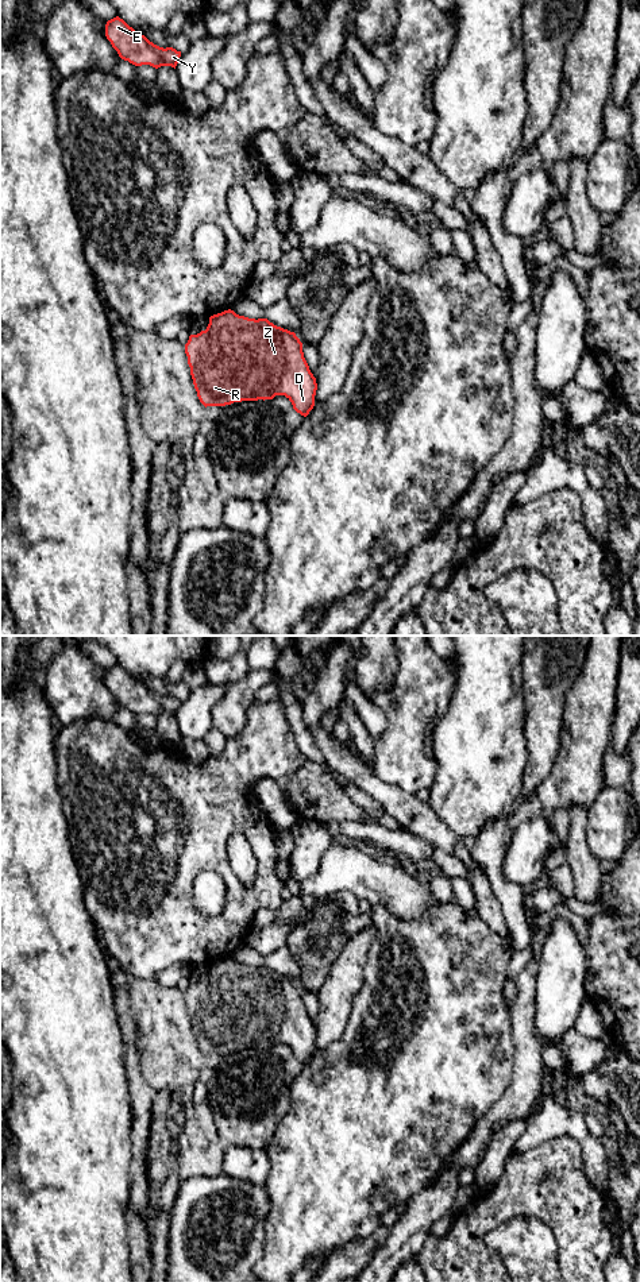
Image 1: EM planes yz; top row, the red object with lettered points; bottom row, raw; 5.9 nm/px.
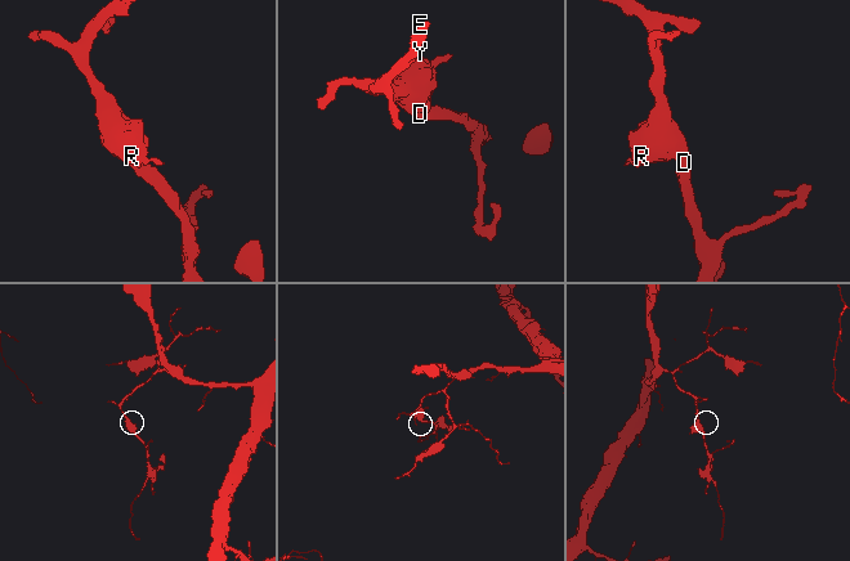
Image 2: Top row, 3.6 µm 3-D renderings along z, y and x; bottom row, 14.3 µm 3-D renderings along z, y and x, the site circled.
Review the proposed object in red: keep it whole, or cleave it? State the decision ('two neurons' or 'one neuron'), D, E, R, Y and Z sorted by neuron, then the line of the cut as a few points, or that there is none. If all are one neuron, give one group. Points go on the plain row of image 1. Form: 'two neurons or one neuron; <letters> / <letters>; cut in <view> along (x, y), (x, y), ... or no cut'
one neuron; D E R Y Z; no cut

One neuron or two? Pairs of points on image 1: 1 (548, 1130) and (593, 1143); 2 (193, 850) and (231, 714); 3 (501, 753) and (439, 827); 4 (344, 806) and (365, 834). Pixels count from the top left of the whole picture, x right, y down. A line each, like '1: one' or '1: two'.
1: one
2: two
3: two
4: two

